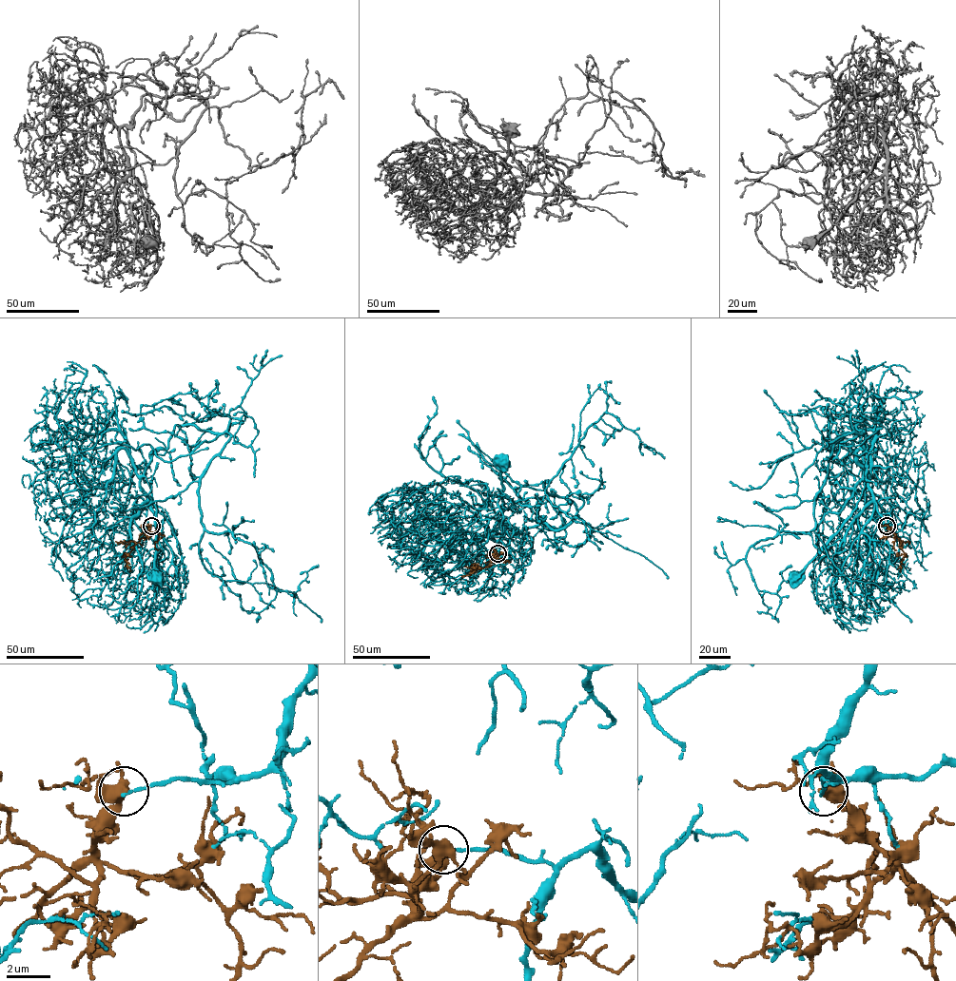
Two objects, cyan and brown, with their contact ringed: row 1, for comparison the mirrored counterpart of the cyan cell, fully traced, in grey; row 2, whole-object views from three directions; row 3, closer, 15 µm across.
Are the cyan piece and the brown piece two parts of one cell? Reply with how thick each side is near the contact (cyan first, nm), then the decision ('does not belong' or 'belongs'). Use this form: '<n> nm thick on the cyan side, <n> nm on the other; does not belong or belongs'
150 nm thick on the cyan side, 340 nm on the other; does not belong

